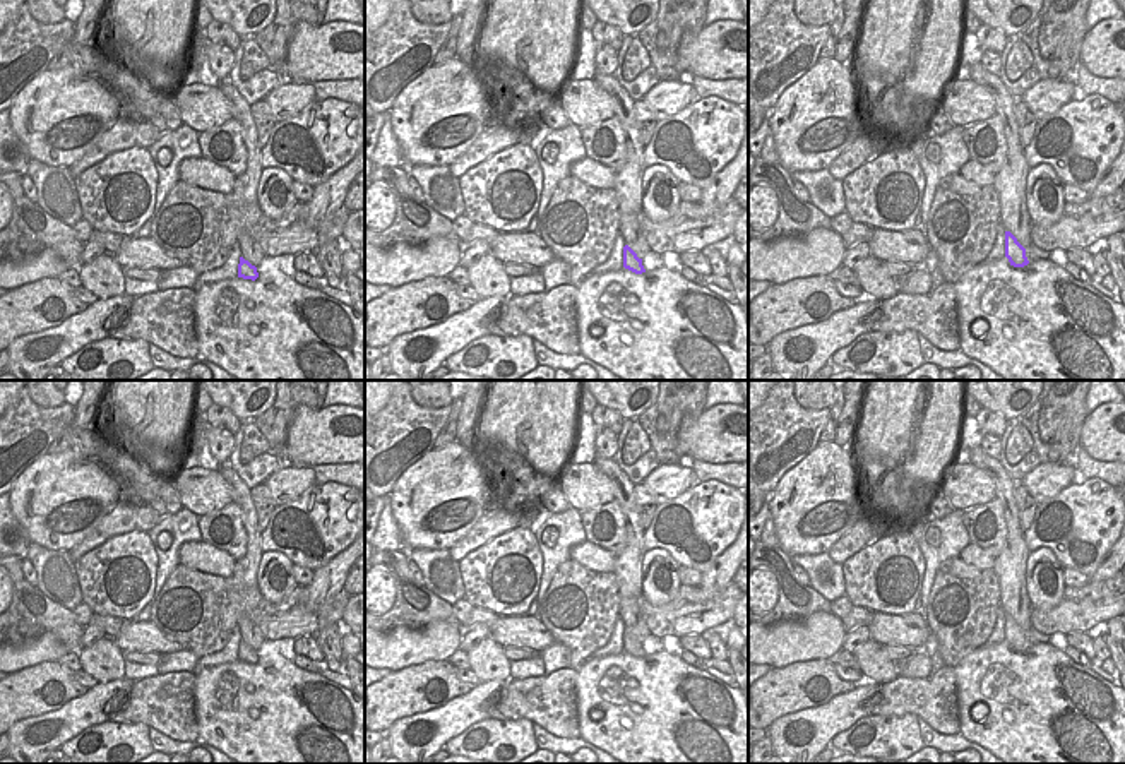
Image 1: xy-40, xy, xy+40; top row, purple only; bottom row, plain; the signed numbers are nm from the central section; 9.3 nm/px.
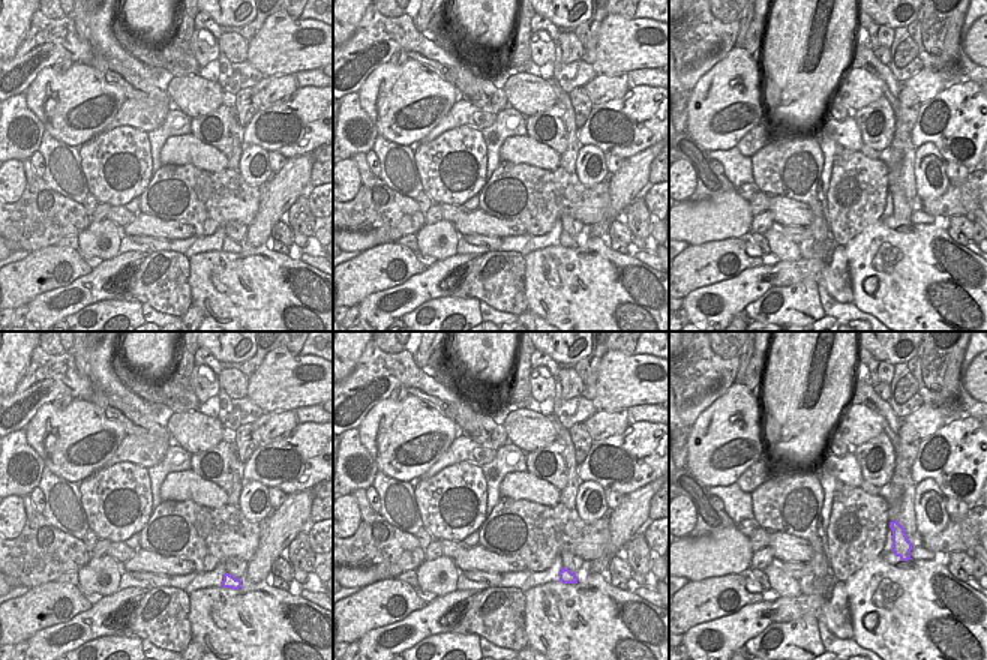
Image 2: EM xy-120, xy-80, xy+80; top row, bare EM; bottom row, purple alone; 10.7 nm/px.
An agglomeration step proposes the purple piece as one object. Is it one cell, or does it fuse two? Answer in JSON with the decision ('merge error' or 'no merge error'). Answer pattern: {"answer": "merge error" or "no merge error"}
{"answer": "no merge error"}

